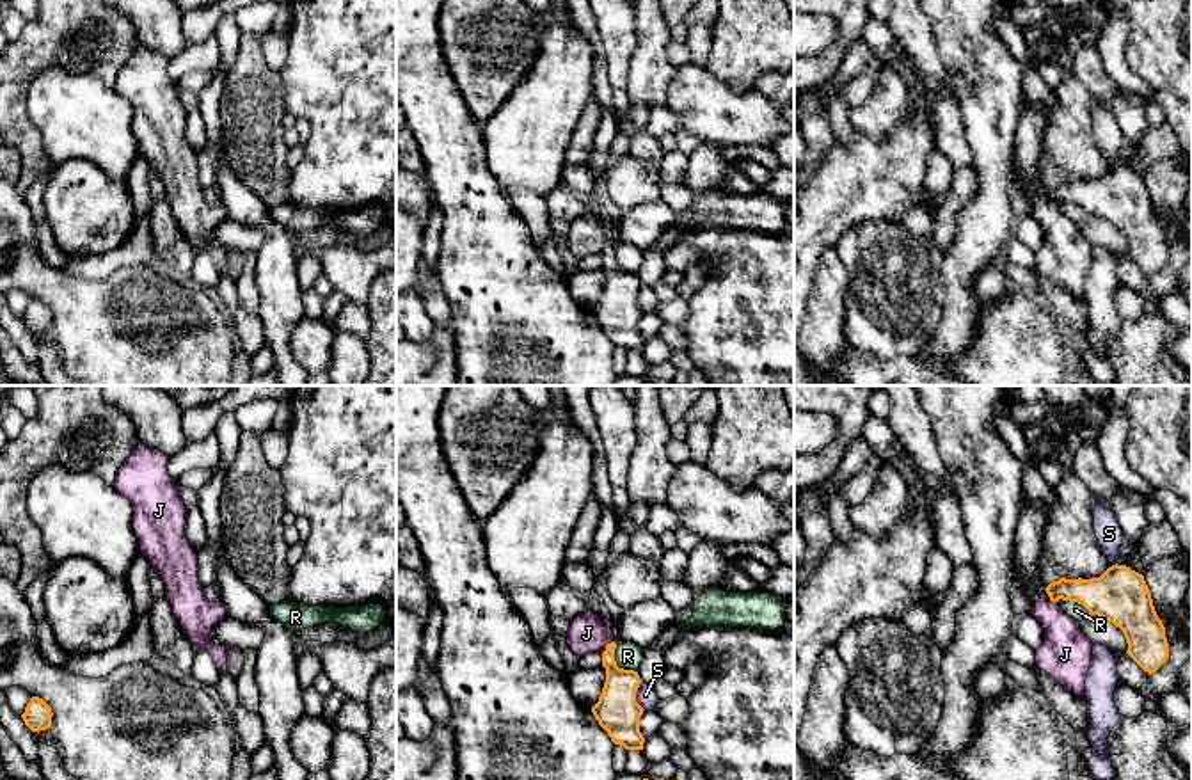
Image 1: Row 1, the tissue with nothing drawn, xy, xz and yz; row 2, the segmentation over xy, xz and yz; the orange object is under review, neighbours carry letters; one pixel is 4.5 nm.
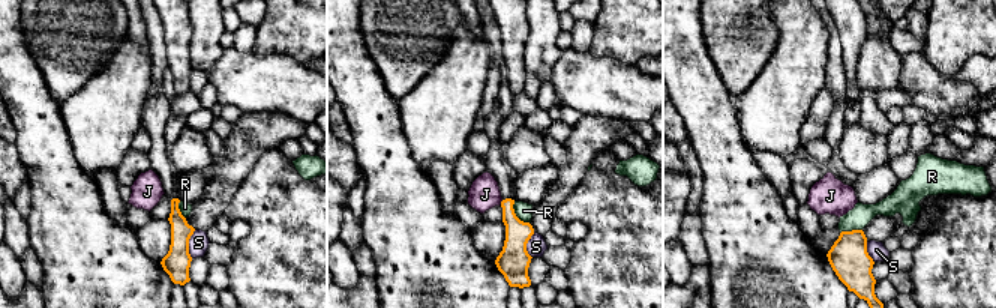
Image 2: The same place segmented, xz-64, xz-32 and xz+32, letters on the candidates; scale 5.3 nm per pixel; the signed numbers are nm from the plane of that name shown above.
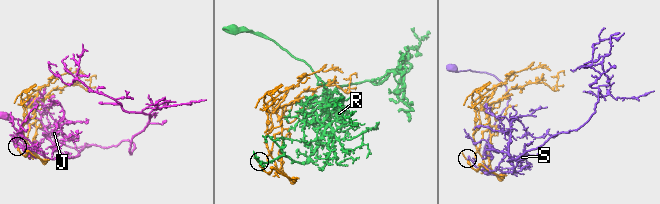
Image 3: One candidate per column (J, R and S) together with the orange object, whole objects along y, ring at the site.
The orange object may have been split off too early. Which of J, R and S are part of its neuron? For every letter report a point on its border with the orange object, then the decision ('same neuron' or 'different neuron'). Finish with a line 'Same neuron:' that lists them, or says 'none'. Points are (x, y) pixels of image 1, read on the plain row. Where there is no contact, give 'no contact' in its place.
J: contact xz (606, 247); different neuron
R: contact xz (615, 267); different neuron
S: contact xz (635, 299); different neuron
Same neuron: none

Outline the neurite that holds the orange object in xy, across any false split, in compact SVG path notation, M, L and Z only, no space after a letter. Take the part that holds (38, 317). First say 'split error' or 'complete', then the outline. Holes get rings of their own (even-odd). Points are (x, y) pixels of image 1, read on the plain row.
complete; M32 298L21 316L25 327L32 334L46 332L52 329L52 309L39 298Z

